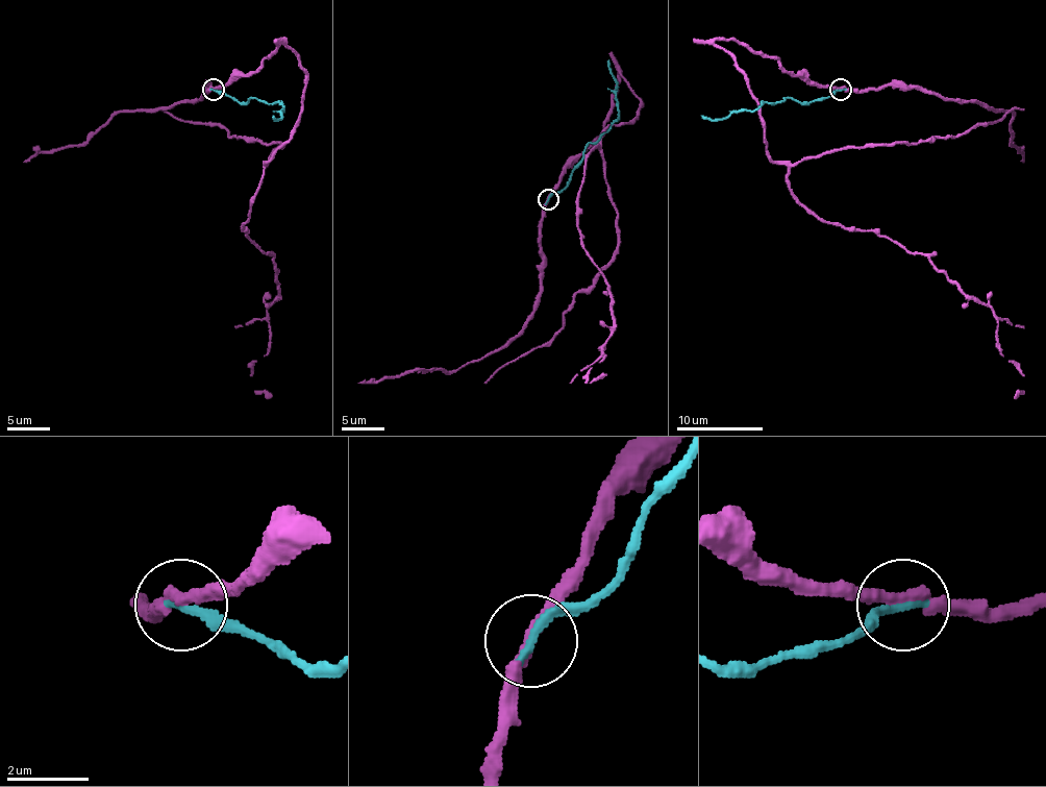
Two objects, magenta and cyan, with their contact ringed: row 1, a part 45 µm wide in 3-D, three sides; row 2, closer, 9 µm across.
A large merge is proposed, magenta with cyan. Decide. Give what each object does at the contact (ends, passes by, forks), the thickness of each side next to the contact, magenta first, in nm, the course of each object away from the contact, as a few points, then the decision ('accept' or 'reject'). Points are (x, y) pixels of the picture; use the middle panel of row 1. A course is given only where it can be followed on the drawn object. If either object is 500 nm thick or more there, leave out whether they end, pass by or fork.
magenta passes by; cyan ends; calibres 280 and 240 nm; course magenta (548, 198), (601, 133), (619, 73), (639, 115), (587, 160), (578, 230), (613, 326), (587, 382), (606, 373); course cyan (548, 198), (565, 186), (589, 145), (619, 112), (615, 75), (608, 60); reject

